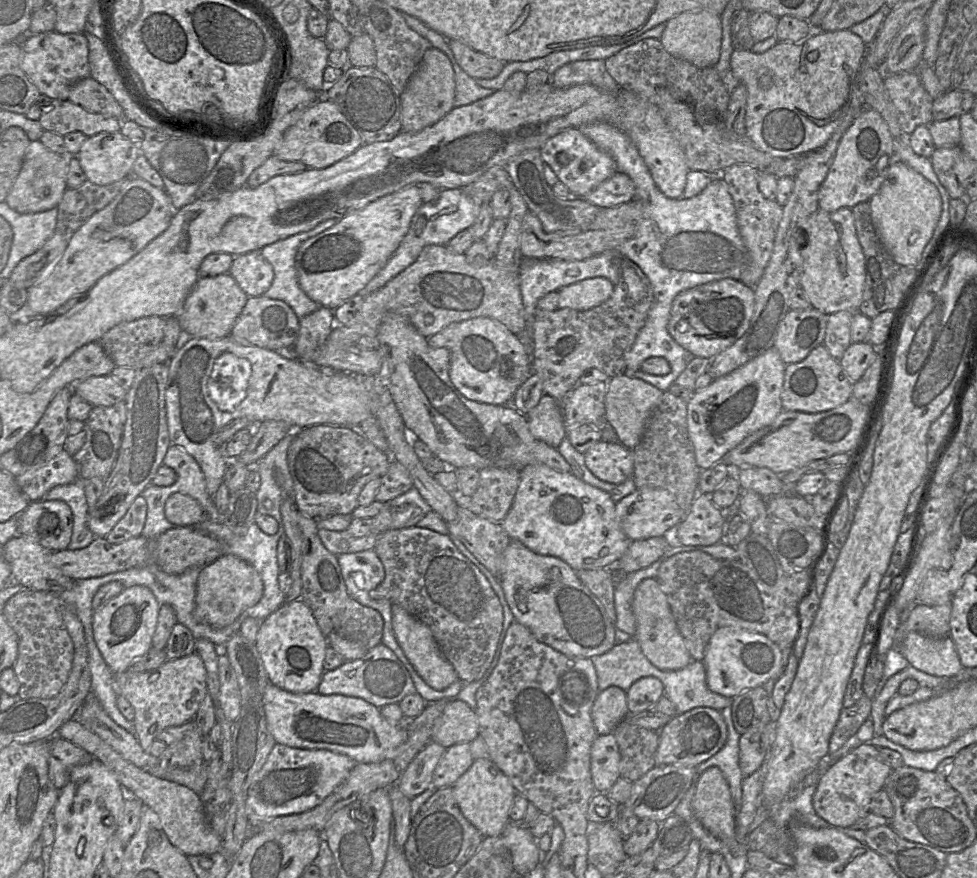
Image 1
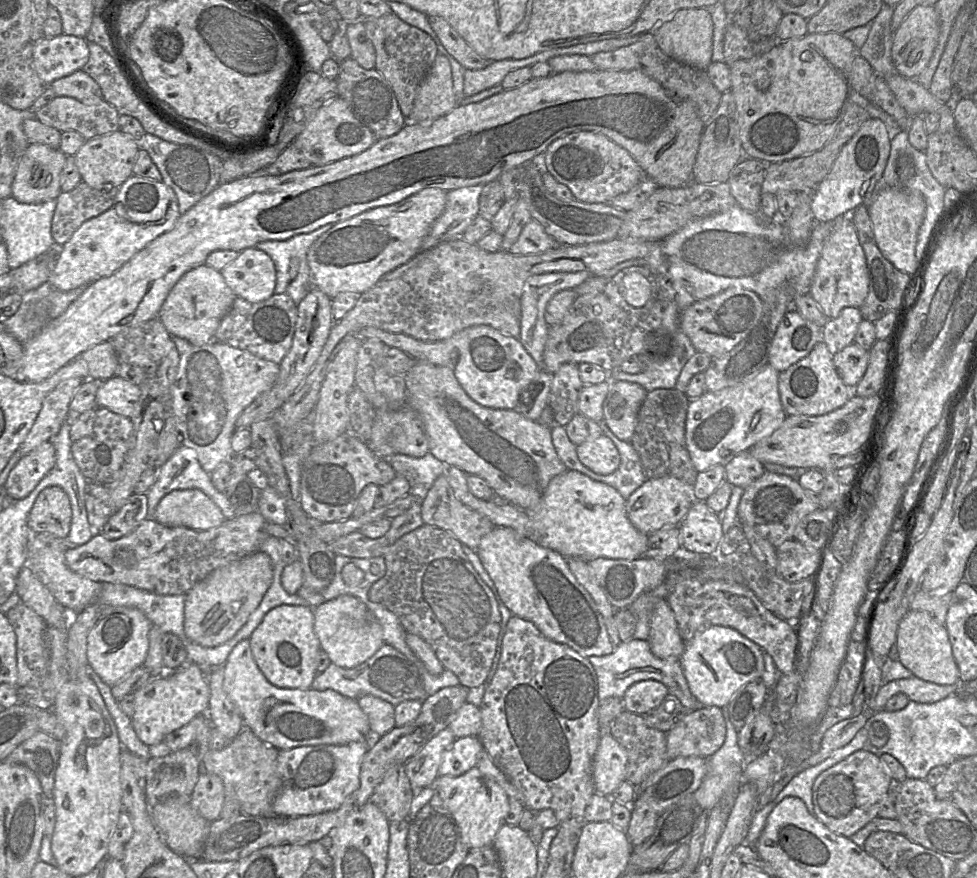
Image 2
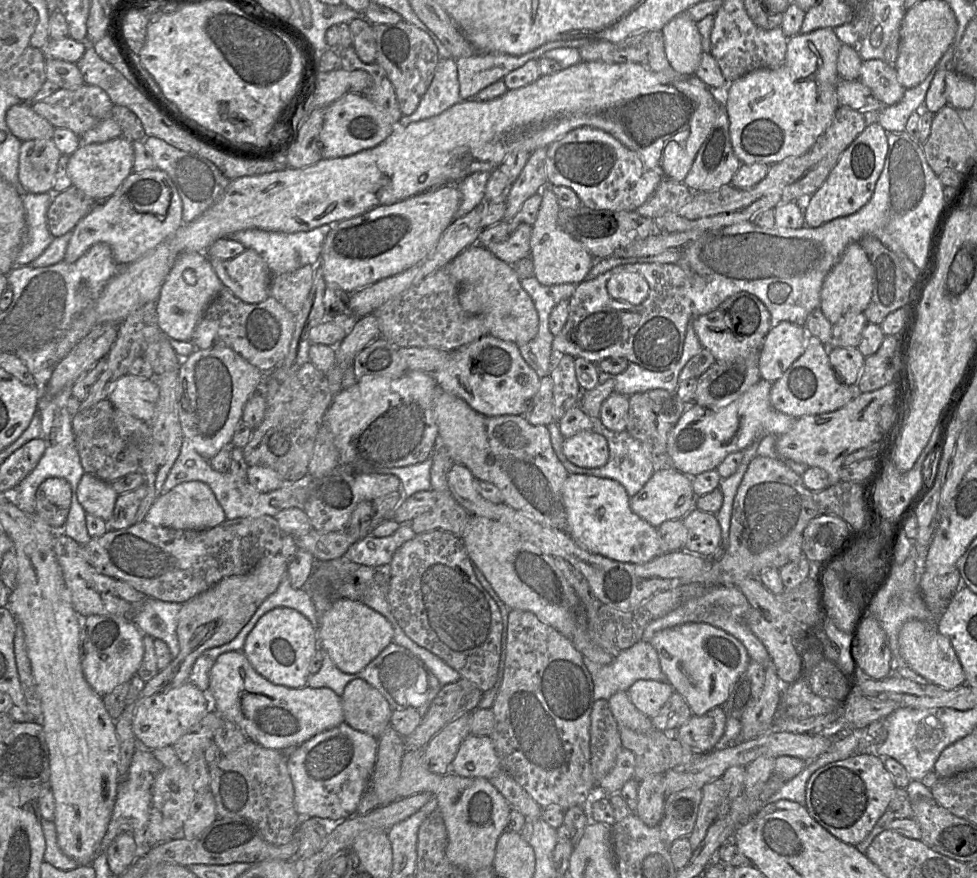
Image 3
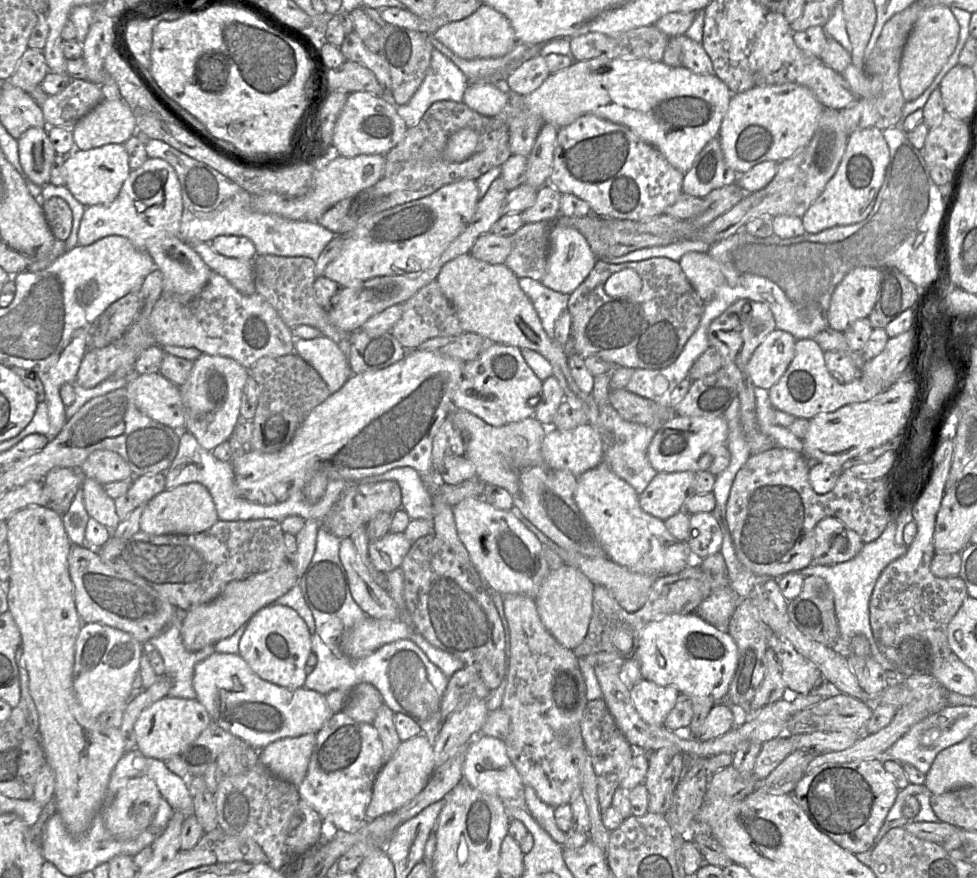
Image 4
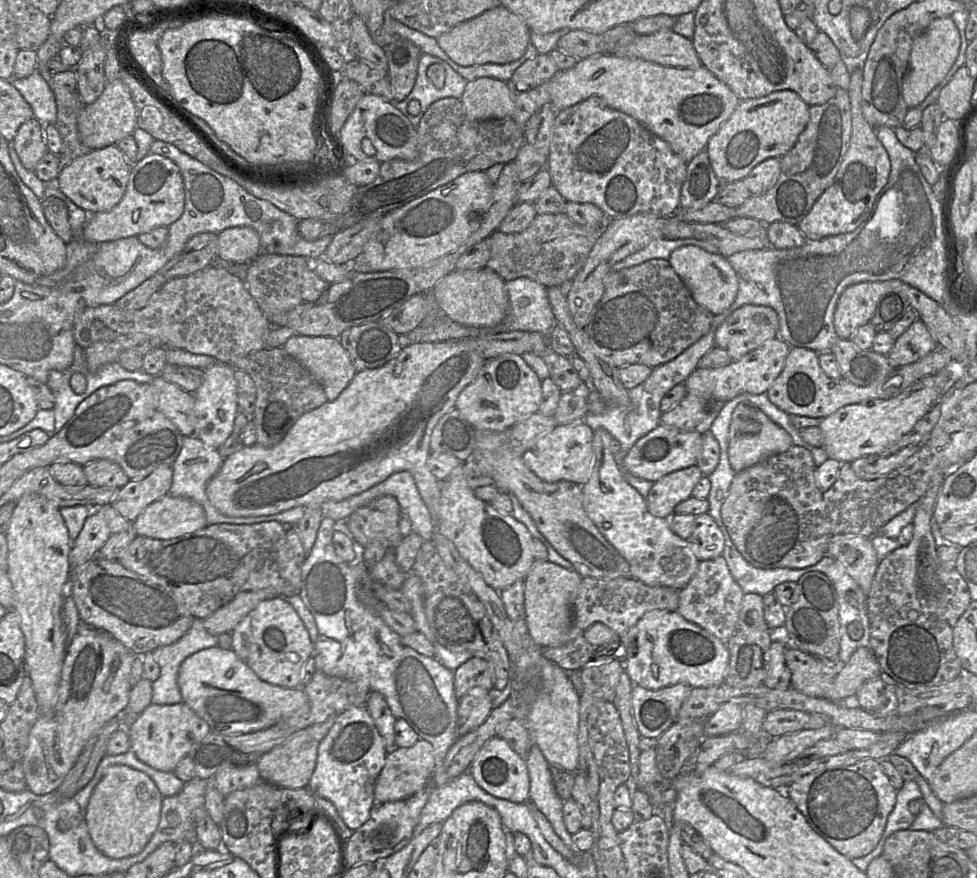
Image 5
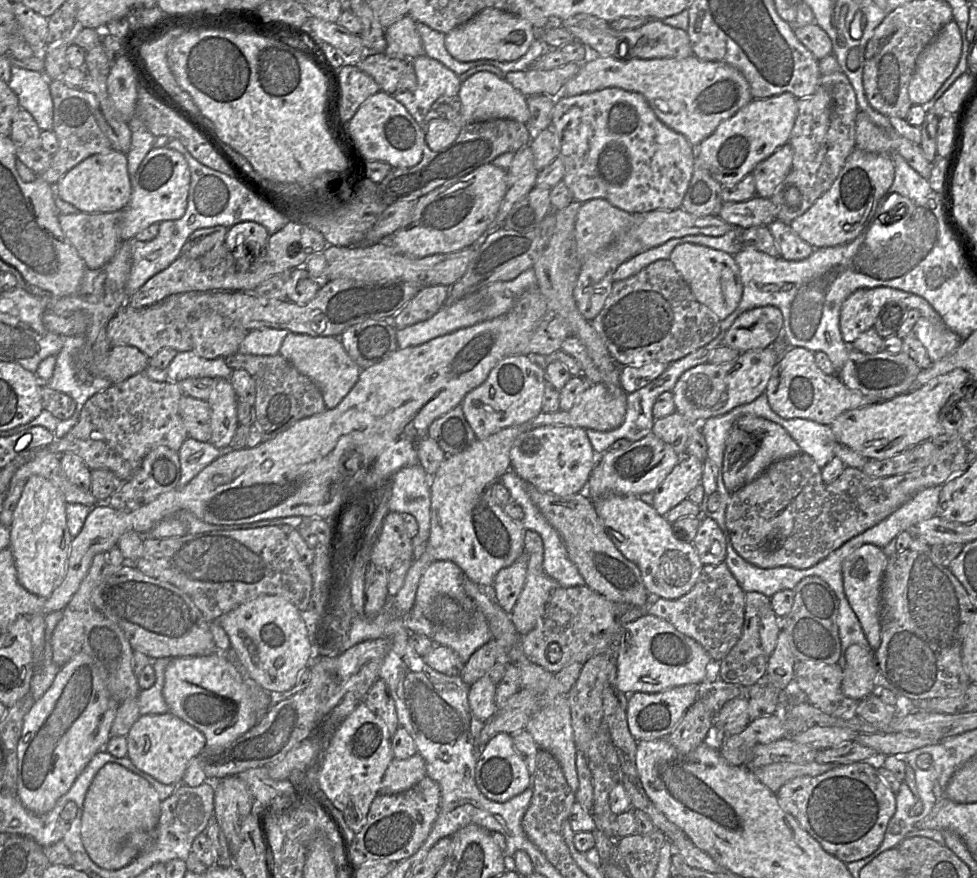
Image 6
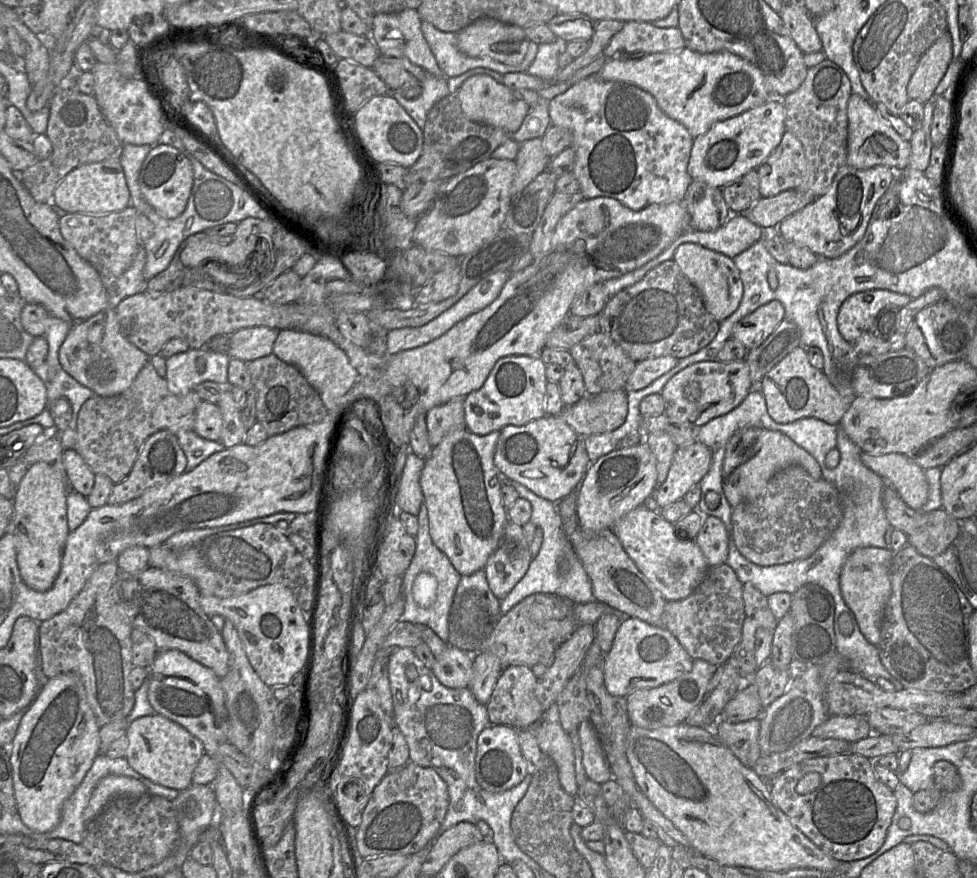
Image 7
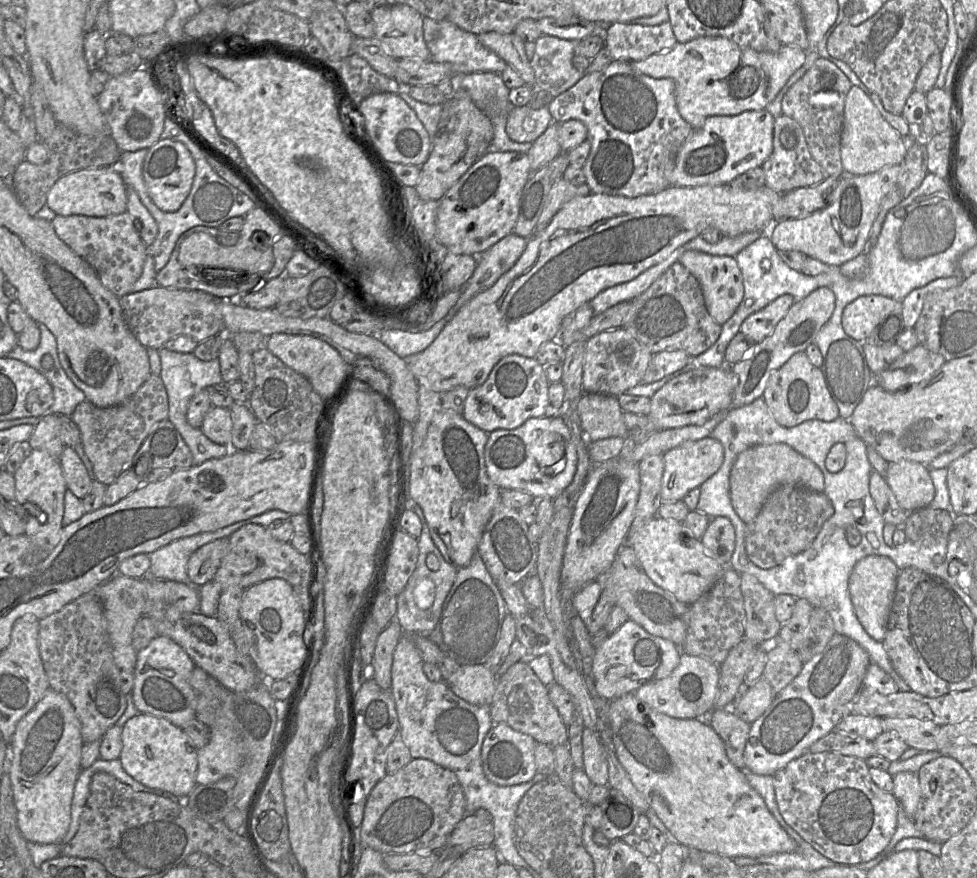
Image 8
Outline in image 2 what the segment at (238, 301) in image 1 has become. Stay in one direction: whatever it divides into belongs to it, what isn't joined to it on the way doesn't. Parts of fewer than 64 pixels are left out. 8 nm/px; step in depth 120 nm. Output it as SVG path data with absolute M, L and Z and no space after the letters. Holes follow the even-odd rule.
M204 263L189 270L178 280L157 318L172 337L184 338L191 345L202 346L214 340L222 318L230 311L236 297L220 271Z

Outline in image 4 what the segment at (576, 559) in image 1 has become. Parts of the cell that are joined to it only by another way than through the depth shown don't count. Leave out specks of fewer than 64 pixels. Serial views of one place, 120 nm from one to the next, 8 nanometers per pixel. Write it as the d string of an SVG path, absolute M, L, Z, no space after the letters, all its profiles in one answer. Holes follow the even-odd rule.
M603 462L595 468L577 476L574 500L592 528L606 557L620 566L637 573L665 575L679 573L688 566L699 566L700 560L697 560L693 556L687 542L679 541L673 537L667 531L664 521L645 513L639 505L638 494L635 490L609 470Z

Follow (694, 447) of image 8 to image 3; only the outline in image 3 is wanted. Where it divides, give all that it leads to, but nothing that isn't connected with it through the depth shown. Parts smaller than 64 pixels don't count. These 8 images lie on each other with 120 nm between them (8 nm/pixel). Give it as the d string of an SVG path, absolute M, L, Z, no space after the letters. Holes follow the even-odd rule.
M676 469L658 470L652 474L640 491L630 497L629 505L637 516L657 528L665 521L682 519L695 507L696 498L690 476Z

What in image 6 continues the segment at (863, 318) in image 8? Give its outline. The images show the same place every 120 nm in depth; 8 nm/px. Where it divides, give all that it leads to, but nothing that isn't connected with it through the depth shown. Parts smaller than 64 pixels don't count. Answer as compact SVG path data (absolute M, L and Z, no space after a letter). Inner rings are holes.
M879 286L861 288L850 294L842 303L839 327L842 339L849 346L864 331L873 327L881 307L896 301L920 312L935 323L943 323L940 315L923 297L899 289Z

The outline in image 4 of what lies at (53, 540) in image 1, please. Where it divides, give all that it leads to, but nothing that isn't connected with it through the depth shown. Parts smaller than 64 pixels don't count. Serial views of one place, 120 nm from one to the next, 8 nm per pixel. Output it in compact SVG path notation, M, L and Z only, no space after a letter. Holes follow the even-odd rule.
M53 468L42 480L52 509L64 514L70 507L73 498L82 487L84 476L78 469Z

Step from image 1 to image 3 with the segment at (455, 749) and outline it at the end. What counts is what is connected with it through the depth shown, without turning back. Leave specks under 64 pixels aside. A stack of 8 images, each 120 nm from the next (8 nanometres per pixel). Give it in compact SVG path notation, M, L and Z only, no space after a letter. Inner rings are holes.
M468 735L461 743L449 773L466 778L491 779L502 770L489 736Z

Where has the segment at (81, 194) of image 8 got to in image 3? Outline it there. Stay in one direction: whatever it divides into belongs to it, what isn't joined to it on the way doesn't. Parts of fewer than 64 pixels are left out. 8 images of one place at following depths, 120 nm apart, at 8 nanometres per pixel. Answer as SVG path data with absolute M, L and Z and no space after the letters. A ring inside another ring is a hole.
M120 136L103 143L80 145L71 155L67 166L68 175L75 186L97 201L112 196L124 180L133 172L134 148L131 140Z

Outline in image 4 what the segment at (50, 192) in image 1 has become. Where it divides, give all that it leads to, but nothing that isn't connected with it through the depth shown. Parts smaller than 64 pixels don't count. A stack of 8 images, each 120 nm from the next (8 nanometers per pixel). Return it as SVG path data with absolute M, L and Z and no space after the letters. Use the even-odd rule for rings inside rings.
M30 128L17 141L20 165L26 176L41 187L48 184L56 152L46 129Z

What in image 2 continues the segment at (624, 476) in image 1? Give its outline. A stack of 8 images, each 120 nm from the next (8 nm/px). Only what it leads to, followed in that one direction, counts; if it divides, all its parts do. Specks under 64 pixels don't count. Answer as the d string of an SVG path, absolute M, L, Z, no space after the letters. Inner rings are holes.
M603 434L578 445L576 452L585 467L600 475L612 474L620 465L620 454L615 444Z

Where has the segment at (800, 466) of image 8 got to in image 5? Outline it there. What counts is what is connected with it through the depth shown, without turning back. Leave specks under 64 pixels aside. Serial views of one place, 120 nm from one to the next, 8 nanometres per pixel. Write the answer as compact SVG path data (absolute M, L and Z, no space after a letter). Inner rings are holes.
M743 401L735 408L729 427L728 459L736 473L772 455L783 453L793 445L791 436L754 404Z

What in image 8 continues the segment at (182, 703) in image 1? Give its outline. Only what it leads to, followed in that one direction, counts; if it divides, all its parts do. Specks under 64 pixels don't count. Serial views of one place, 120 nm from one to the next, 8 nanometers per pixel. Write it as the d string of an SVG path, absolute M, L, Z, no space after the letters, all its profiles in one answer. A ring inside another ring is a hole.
M139 713L122 728L120 761L123 769L136 781L186 798L196 784L197 749L183 729L165 718Z

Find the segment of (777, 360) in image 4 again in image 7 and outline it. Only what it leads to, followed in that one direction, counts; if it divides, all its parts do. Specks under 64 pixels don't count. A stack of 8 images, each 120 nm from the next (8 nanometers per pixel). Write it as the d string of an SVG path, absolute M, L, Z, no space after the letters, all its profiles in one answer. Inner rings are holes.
M744 360L701 361L675 374L660 392L665 401L665 414L675 421L699 428L710 420L737 407L752 390L750 369Z

